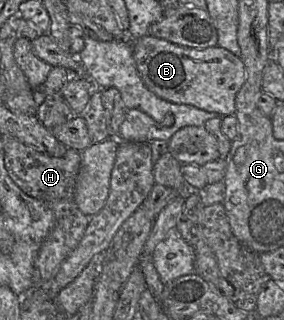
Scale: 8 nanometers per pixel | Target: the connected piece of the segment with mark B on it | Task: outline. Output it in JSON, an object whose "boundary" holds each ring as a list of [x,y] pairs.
{"boundary":[[[151,35],[132,40],[132,46],[142,82],[158,97],[176,104],[192,105],[222,118],[235,114],[235,97],[246,80],[246,68],[239,56],[217,45],[196,49]]]}

